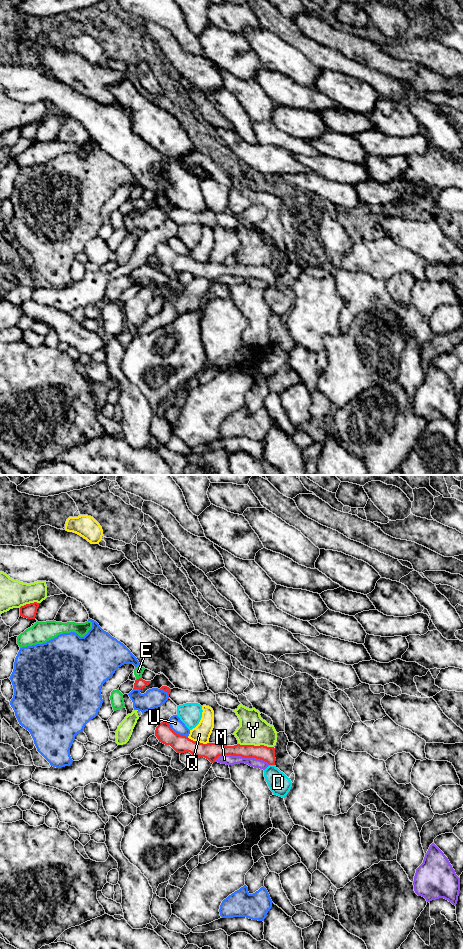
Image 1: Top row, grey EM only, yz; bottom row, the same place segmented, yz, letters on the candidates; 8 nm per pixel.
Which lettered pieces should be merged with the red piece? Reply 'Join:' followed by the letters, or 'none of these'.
Join: none of these

